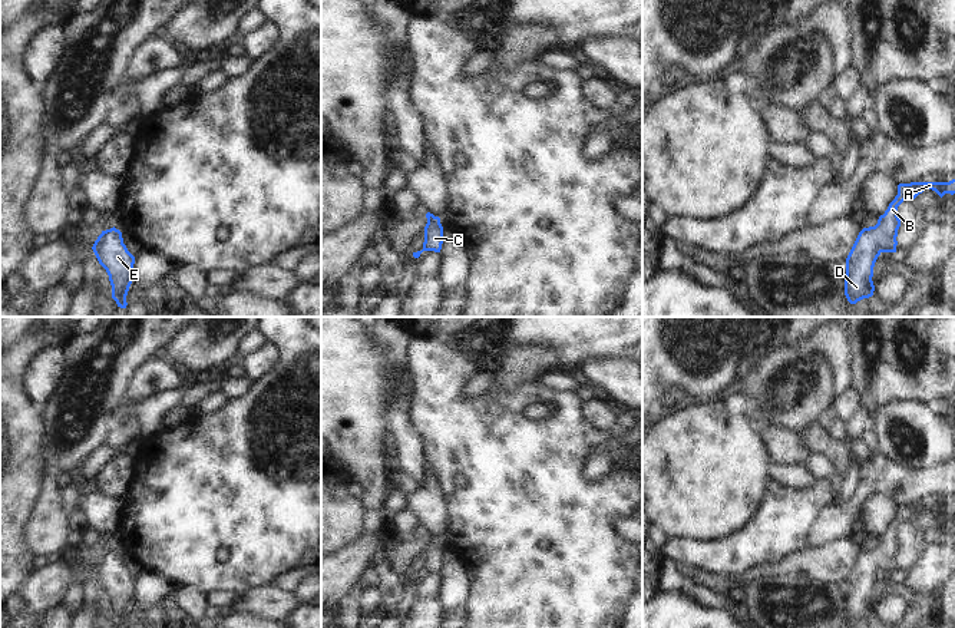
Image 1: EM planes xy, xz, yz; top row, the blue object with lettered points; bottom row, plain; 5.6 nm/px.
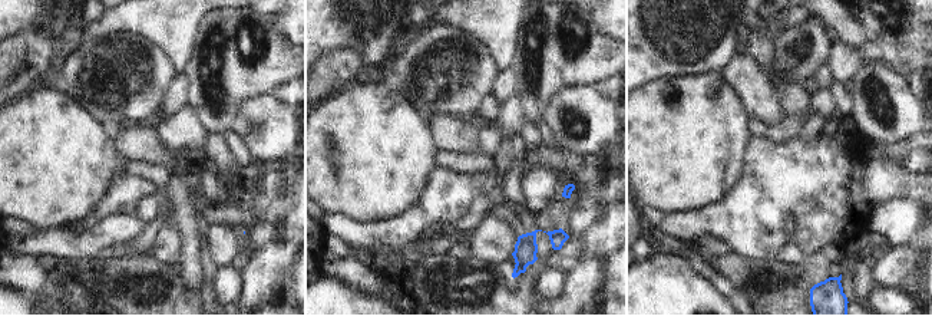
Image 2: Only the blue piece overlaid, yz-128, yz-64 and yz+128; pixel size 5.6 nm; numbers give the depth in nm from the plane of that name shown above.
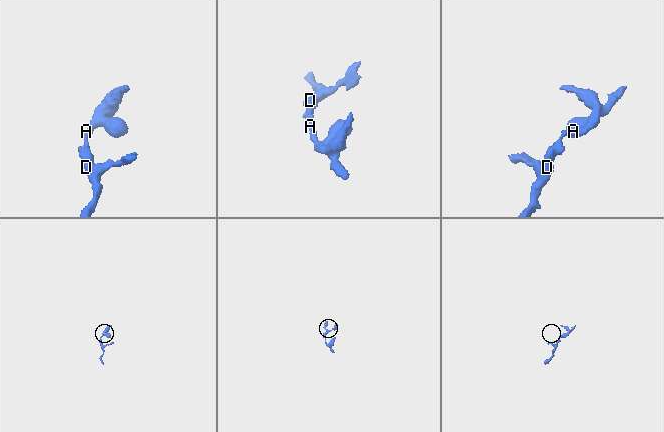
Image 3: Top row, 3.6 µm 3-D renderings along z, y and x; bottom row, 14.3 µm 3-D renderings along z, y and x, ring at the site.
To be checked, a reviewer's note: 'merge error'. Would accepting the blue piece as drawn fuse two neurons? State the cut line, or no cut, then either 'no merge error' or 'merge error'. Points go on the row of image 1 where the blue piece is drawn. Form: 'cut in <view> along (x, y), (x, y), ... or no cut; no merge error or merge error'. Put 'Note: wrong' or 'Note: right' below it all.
no cut; no merge error
Note: wrong

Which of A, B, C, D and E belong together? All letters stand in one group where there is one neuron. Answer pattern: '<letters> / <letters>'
A B C D E

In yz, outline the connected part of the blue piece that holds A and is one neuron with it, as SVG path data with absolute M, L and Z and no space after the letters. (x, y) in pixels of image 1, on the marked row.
M955 179L949 182L911 182L899 184L898 195L889 204L883 215L879 217L875 227L863 228L847 258L845 295L850 304L873 295L872 281L873 267L882 252L896 252L896 237L901 227L898 206L905 199L915 199L925 189L935 191L941 198L945 194L955 194Z

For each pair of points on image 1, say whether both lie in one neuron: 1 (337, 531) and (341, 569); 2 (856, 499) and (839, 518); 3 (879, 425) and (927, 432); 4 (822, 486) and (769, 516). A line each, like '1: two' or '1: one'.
1: two
2: one
3: one
4: one

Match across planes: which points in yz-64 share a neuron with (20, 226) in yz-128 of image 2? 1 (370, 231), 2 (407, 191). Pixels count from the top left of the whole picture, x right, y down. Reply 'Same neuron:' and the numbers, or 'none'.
Same neuron: 1

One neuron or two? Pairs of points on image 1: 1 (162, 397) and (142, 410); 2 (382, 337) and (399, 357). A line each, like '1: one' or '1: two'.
1: one
2: one

